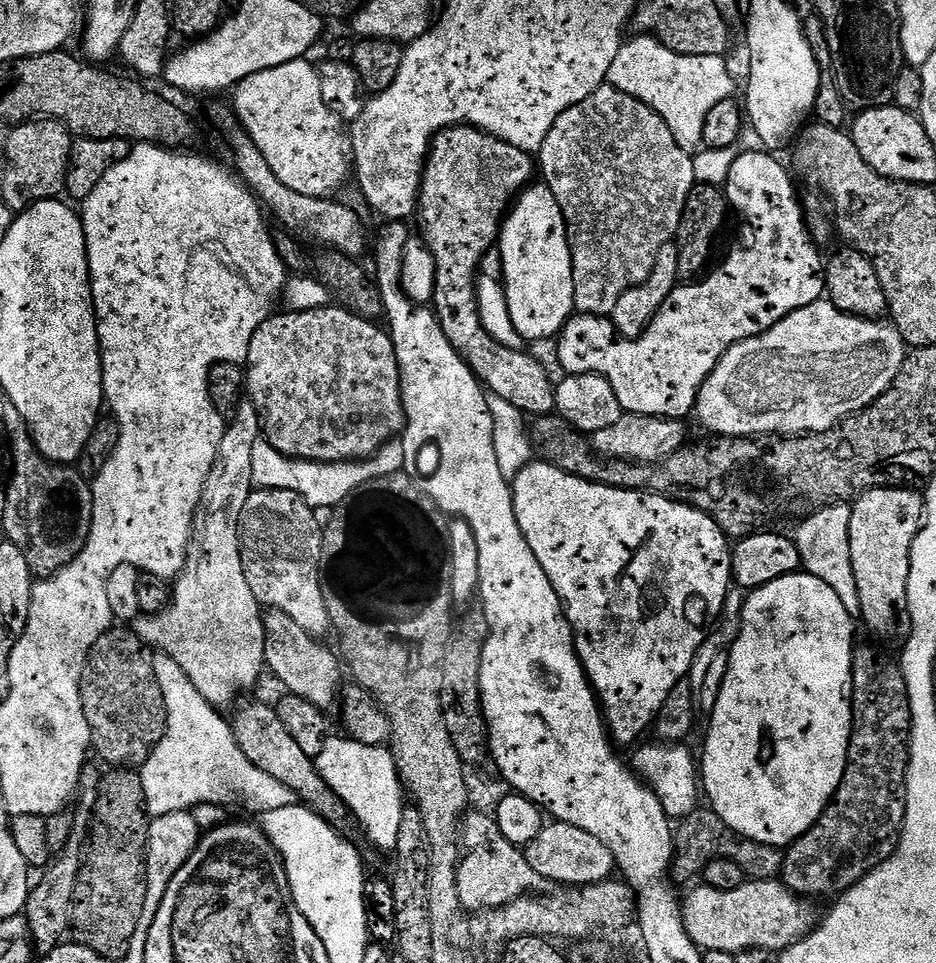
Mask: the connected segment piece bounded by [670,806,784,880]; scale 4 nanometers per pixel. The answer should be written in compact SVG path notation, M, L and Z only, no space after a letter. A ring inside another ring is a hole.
M700 806L695 812L679 821L674 832L674 851L672 853L671 875L680 880L697 879L712 860L729 860L734 866L742 866L748 880L774 880L783 873L784 852L771 848L762 842L754 842L726 826L722 818L711 807Z

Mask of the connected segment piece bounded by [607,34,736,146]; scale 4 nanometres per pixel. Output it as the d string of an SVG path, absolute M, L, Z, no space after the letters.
M636 34L633 37L633 40L625 39L621 43L618 54L610 65L607 83L611 87L630 94L630 98L638 98L638 102L653 108L666 122L666 126L674 129L676 138L681 144L699 145L702 126L710 106L723 100L731 100L734 96L732 91L735 90L736 84L732 81L732 72L728 69L727 59L724 56L680 56L674 50L659 44L653 36Z

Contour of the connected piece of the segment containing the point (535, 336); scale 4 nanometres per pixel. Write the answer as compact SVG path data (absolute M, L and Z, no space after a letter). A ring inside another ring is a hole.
M536 182L520 193L500 225L499 243L504 297L514 330L518 330L526 342L559 337L576 307L574 270L562 206L558 206L558 198L552 196L547 184ZM544 220L548 220L548 224L544 224ZM520 239L532 244L508 244ZM539 240L548 240L548 244L536 244Z

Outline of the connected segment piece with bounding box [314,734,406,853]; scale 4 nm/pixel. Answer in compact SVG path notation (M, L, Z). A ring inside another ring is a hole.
M329 735L322 754L314 757L316 770L349 813L356 815L368 840L376 848L391 853L398 842L398 826L406 807L406 792L396 769L396 757L384 746L366 746L347 735Z

